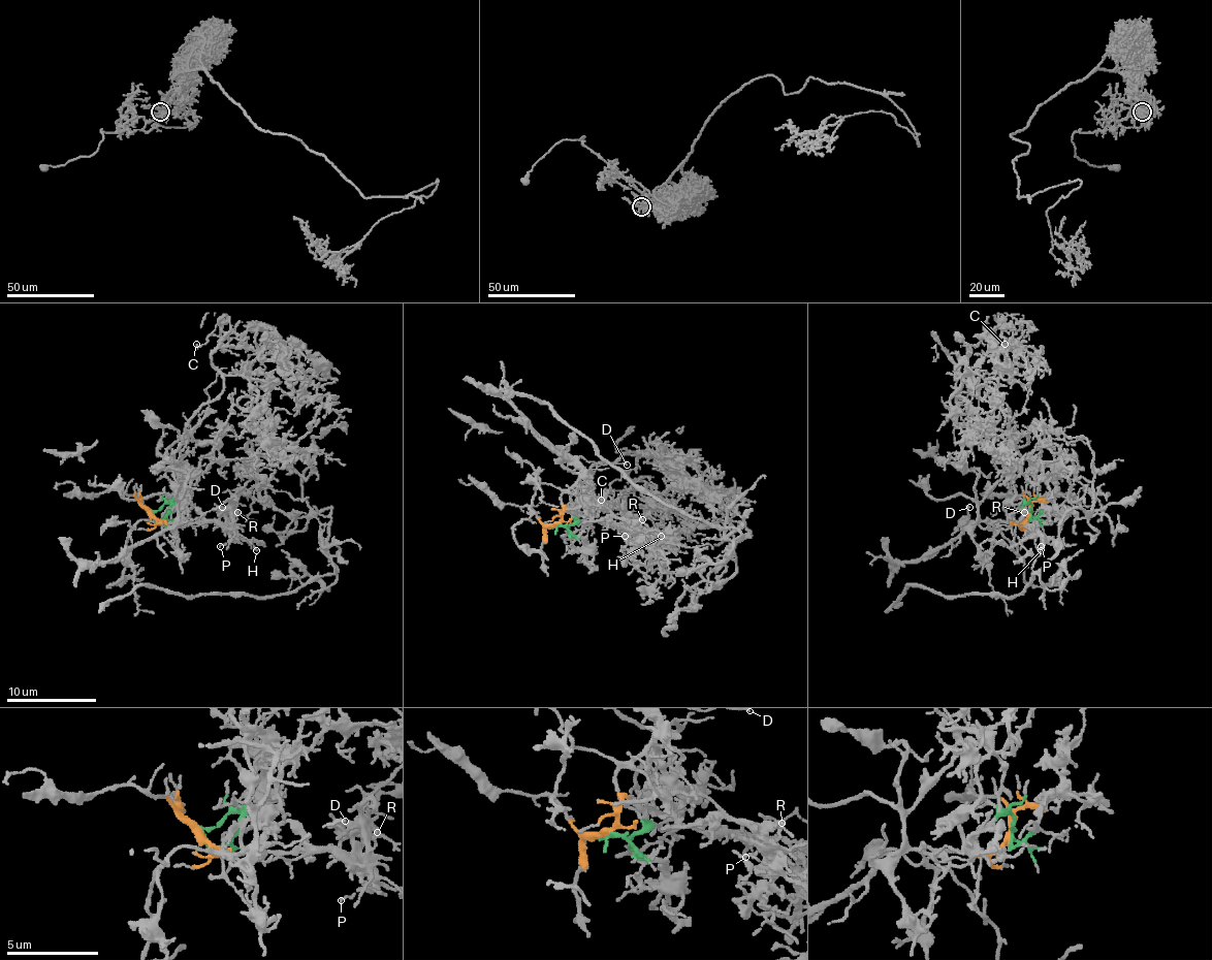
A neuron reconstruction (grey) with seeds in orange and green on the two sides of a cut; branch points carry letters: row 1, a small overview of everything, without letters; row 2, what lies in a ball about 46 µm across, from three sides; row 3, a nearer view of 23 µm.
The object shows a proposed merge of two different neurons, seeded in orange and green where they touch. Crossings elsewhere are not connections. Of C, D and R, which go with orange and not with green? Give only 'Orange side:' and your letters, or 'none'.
Orange side: D

